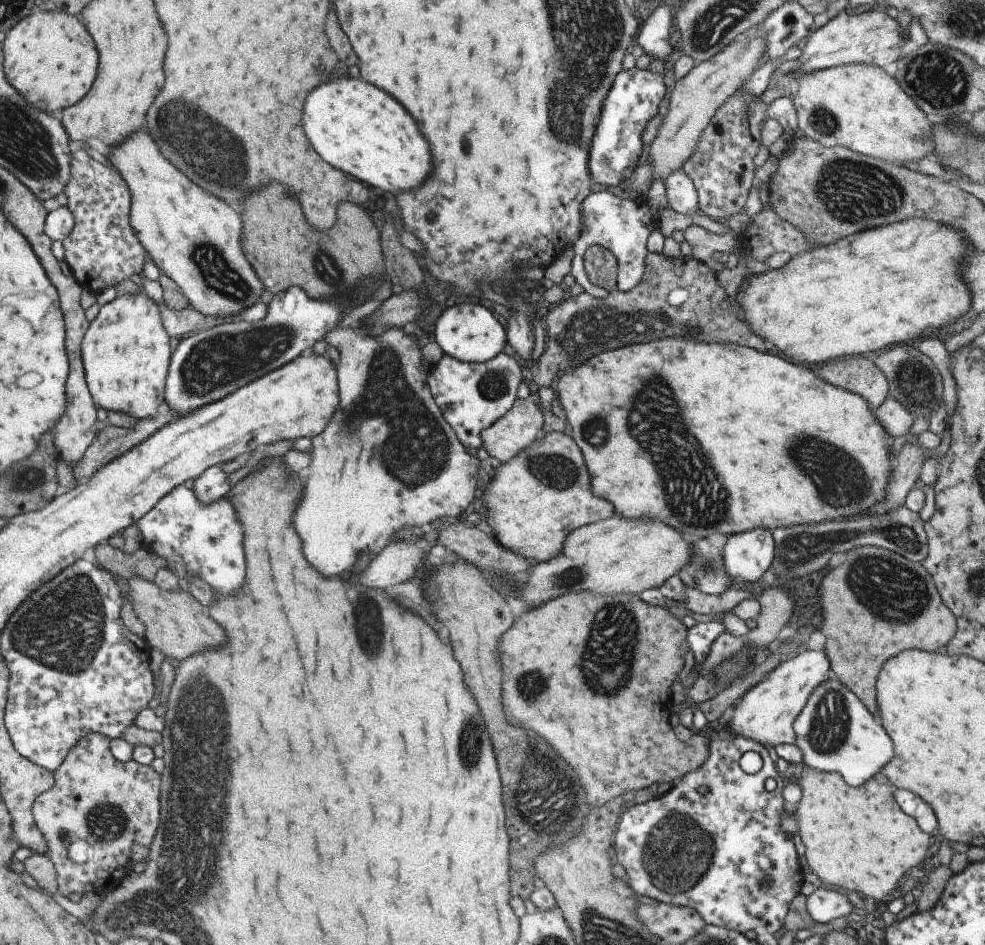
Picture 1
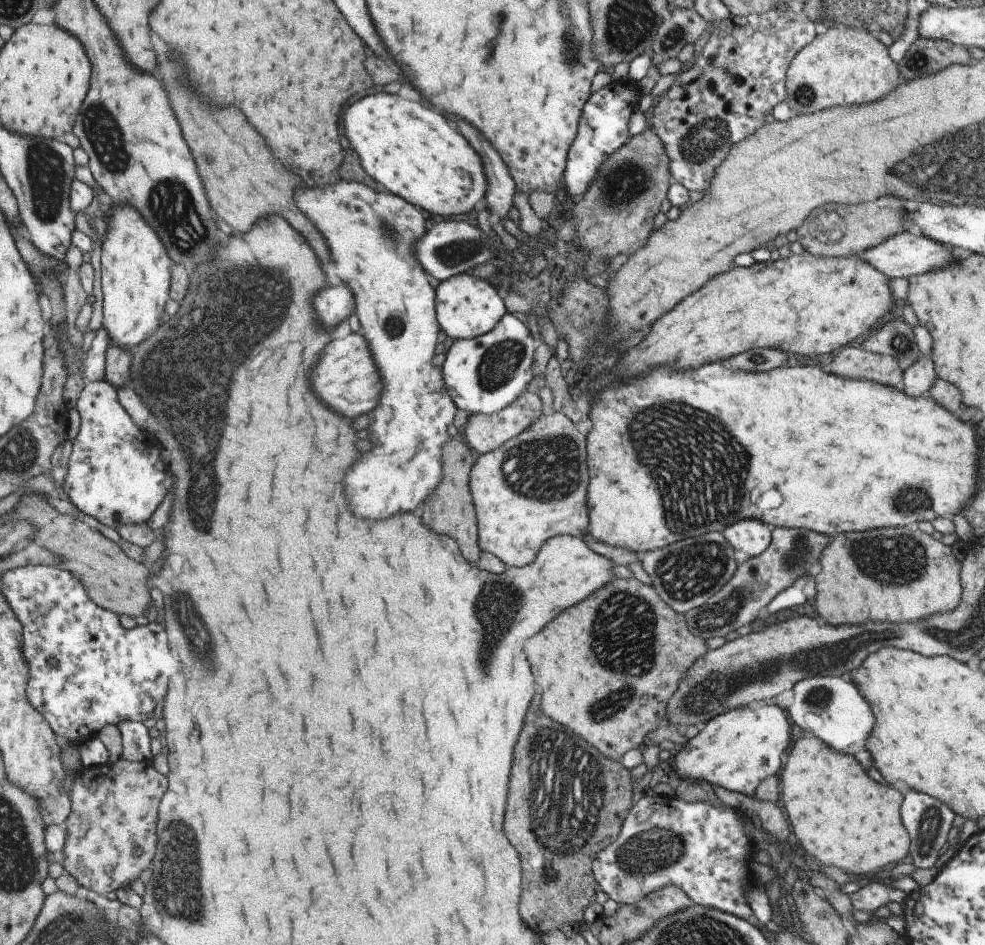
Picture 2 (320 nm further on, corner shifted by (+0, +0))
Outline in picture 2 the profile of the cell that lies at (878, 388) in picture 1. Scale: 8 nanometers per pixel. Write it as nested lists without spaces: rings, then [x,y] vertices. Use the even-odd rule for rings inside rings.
[[[843,346],[831,360],[829,370],[851,380],[871,380],[889,388],[903,389],[902,372],[891,356],[873,354],[855,346]]]

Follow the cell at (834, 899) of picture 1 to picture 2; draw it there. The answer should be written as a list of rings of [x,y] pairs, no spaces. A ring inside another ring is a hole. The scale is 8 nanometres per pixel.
[[[873,882],[860,886],[857,892],[853,892],[848,896],[853,909],[869,912],[877,910],[879,906],[885,906],[889,902],[897,902],[900,906],[906,894],[901,890],[897,890],[897,888],[893,888],[893,886]]]

